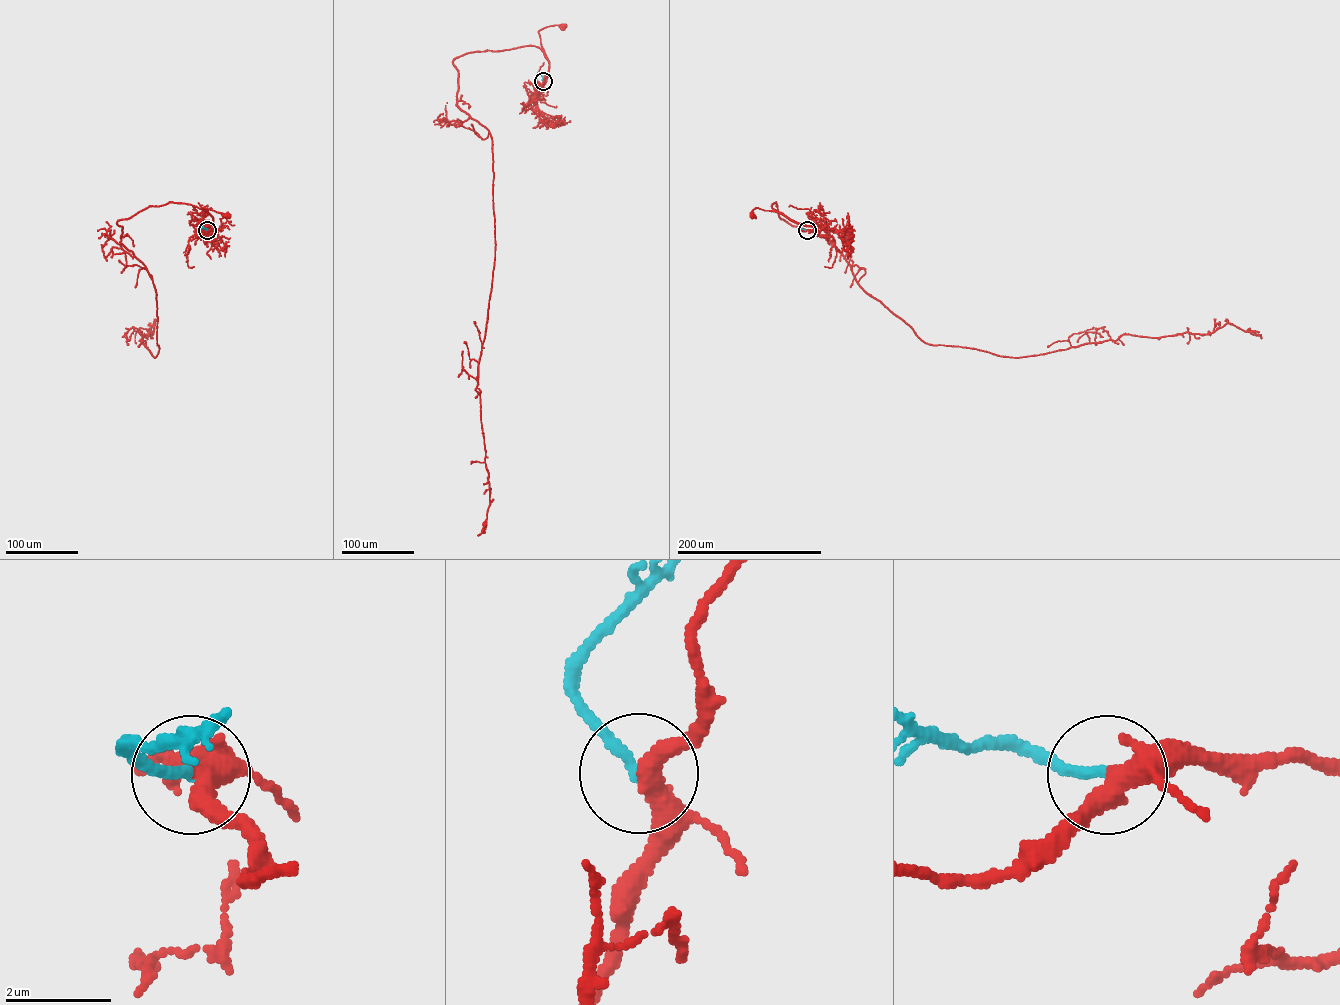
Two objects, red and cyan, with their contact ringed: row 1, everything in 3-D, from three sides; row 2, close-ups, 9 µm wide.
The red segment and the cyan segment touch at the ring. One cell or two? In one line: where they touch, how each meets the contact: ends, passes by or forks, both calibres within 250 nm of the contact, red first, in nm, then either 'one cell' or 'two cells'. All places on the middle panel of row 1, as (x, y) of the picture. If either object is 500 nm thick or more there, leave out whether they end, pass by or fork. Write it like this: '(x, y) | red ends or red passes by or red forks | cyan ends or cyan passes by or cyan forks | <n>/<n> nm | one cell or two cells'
(543, 81) | red passes by | cyan ends | 380/200 nm | one cell

